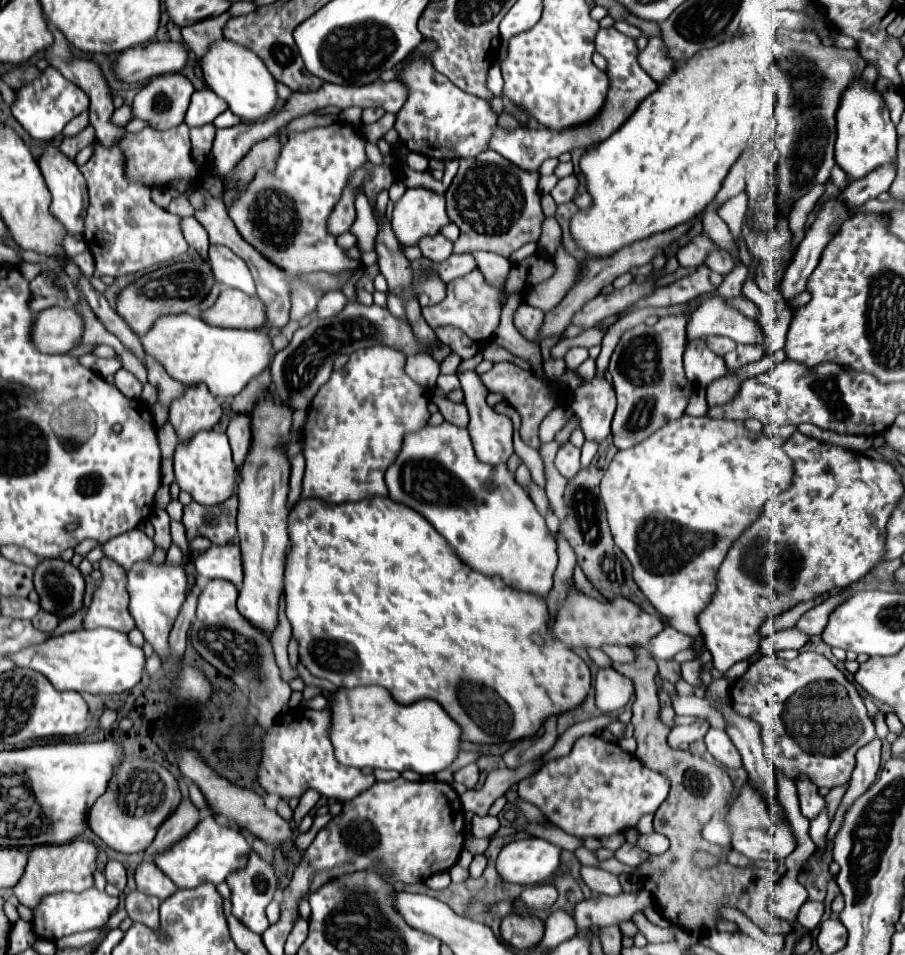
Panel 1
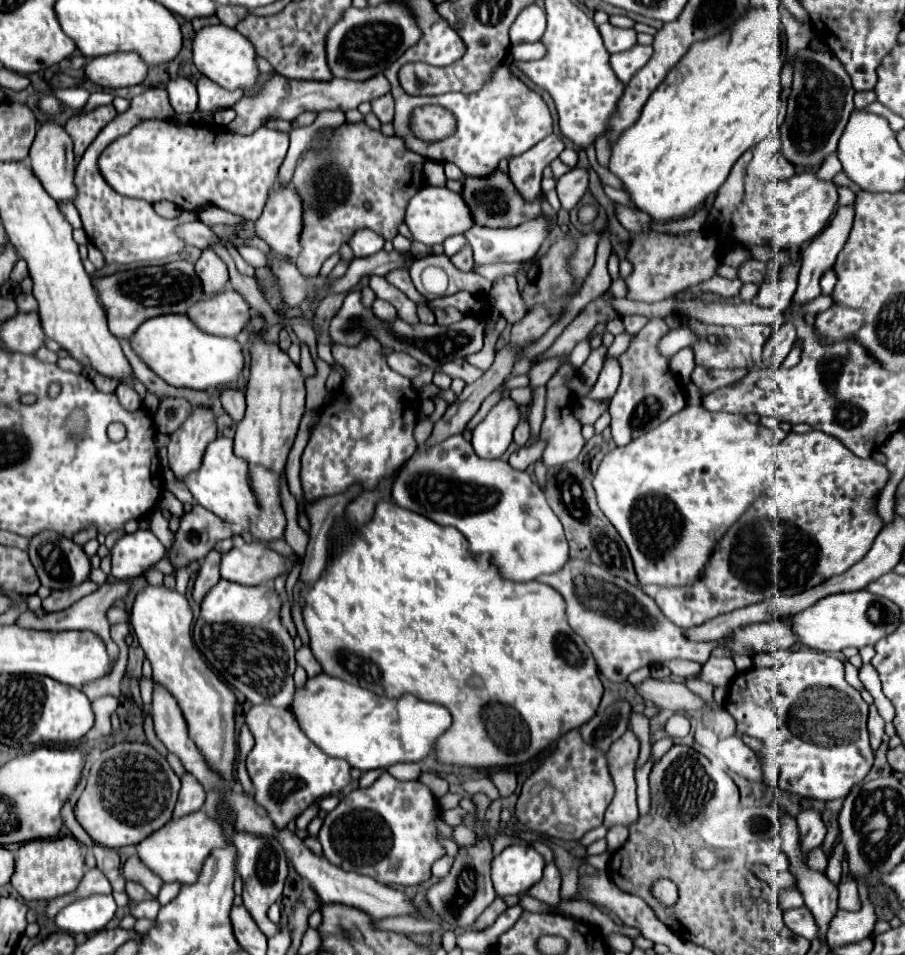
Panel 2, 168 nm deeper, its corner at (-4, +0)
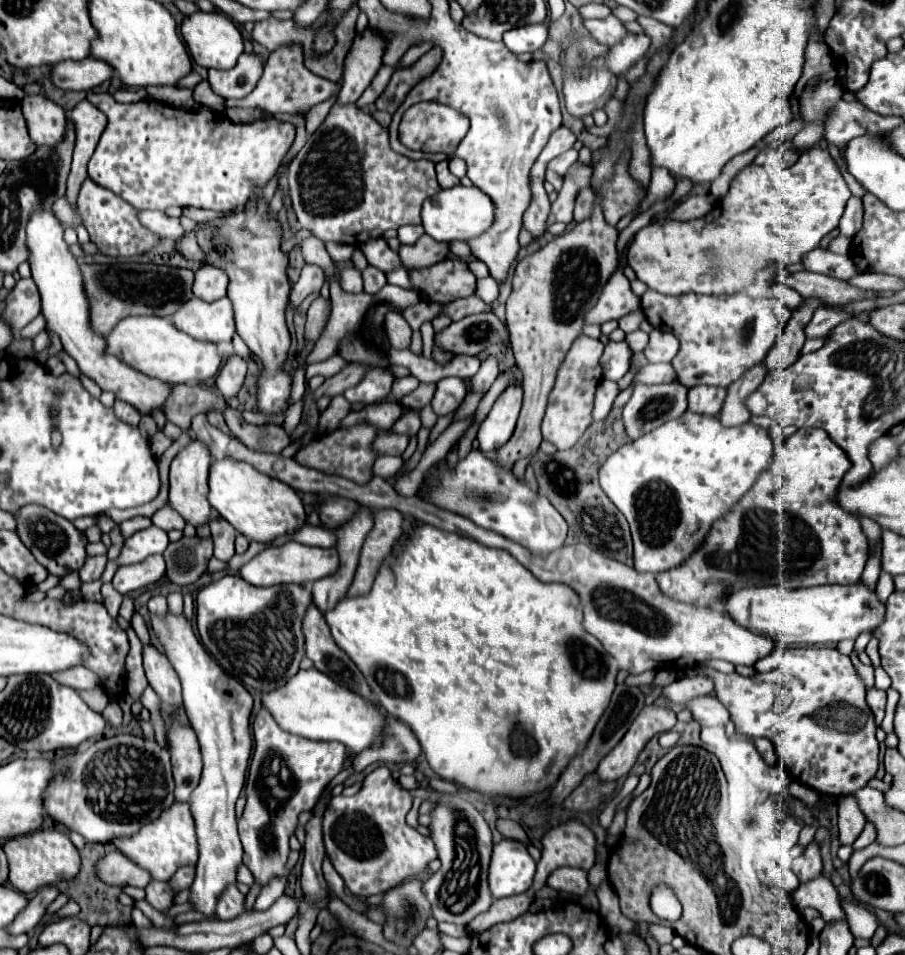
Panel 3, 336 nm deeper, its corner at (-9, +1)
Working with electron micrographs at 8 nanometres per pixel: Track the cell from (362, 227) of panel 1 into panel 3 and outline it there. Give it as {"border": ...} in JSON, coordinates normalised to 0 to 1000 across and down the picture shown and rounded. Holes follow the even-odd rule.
{"border":[[[414,249],[414,251],[408,251],[399,258],[403,270],[408,276],[421,281],[423,285],[430,285],[430,283],[436,283],[436,281],[443,281],[443,270],[428,258],[428,253],[423,249]]]}

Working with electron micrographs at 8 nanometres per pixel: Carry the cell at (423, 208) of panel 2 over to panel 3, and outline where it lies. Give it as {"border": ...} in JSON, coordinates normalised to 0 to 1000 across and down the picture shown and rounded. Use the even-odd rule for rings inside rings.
{"border":[[[503,195],[496,199],[487,199],[485,203],[476,205],[474,209],[470,209],[467,214],[467,239],[474,247],[478,247],[485,253],[498,253],[498,251],[523,251],[527,247],[531,247],[534,243],[538,243],[545,237],[547,230],[547,214],[545,209],[540,209],[540,205],[536,205],[536,201],[531,201],[529,197],[520,195]]]}

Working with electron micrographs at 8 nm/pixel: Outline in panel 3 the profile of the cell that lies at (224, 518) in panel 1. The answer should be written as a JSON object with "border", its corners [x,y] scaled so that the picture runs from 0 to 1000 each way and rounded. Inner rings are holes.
{"border":[[[200,563],[182,576],[185,603],[191,612],[207,614],[218,609],[229,599],[229,588],[235,582],[235,565]]]}

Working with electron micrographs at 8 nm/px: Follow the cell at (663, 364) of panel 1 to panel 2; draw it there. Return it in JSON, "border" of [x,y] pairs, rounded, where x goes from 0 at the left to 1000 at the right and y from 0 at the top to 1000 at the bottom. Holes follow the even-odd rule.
{"border":[[[720,332],[716,340],[703,349],[696,357],[696,363],[683,374],[687,384],[687,399],[676,416],[674,435],[676,435],[676,458],[683,468],[694,466],[698,460],[725,449],[731,441],[749,432],[758,426],[756,401],[740,386],[740,374],[727,368],[729,355],[738,349],[738,340],[734,334]]]}

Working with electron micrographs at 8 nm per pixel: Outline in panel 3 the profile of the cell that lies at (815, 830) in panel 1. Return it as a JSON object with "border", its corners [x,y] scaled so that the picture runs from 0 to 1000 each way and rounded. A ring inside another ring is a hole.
{"border":[[[905,917],[892,926],[885,926],[874,940],[881,949],[898,949],[901,953],[905,953],[907,961],[914,968],[923,963],[934,963],[934,955],[929,951],[927,938],[920,926],[912,917]]]}

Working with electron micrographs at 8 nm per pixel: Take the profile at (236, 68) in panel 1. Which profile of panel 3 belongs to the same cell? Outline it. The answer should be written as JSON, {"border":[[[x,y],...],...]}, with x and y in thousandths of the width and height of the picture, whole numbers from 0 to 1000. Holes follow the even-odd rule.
{"border":[[[215,13],[211,17],[204,17],[200,21],[200,38],[213,59],[213,63],[220,69],[227,71],[242,71],[242,73],[251,73],[257,71],[264,57],[269,54],[269,38],[262,31],[262,27],[257,25],[257,21],[253,21],[246,13]]]}

